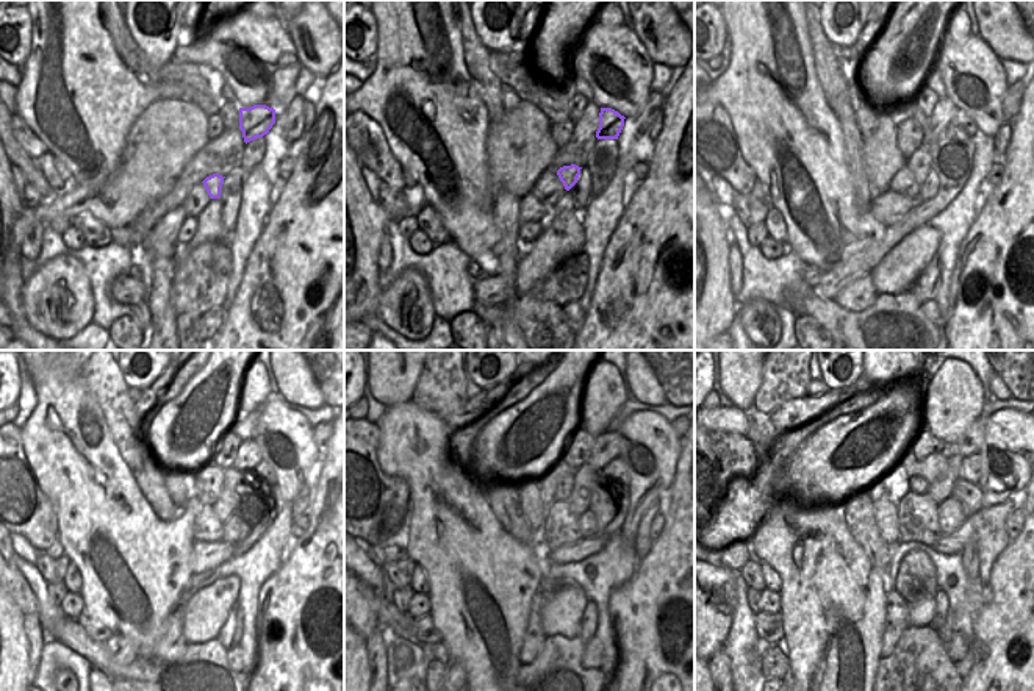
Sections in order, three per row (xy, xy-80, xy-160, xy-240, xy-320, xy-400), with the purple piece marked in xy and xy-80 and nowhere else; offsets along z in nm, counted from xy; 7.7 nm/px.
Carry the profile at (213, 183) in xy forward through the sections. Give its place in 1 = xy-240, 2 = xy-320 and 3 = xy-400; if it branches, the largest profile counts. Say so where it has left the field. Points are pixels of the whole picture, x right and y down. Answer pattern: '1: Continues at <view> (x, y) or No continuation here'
1: Continues at xy-240 (226, 504)
2: Continues at xy-320 (585, 477)
3: Continues at xy-400 (969, 468)

